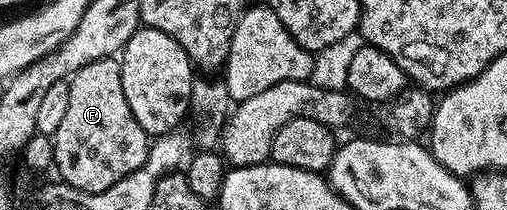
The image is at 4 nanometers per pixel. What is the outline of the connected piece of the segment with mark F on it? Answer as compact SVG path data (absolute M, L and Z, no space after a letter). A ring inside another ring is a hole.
M117 58L92 61L70 75L68 82L68 110L52 136L52 163L58 166L61 182L100 193L144 166L151 140L140 129L140 121L132 117L128 97L124 97L122 64Z

